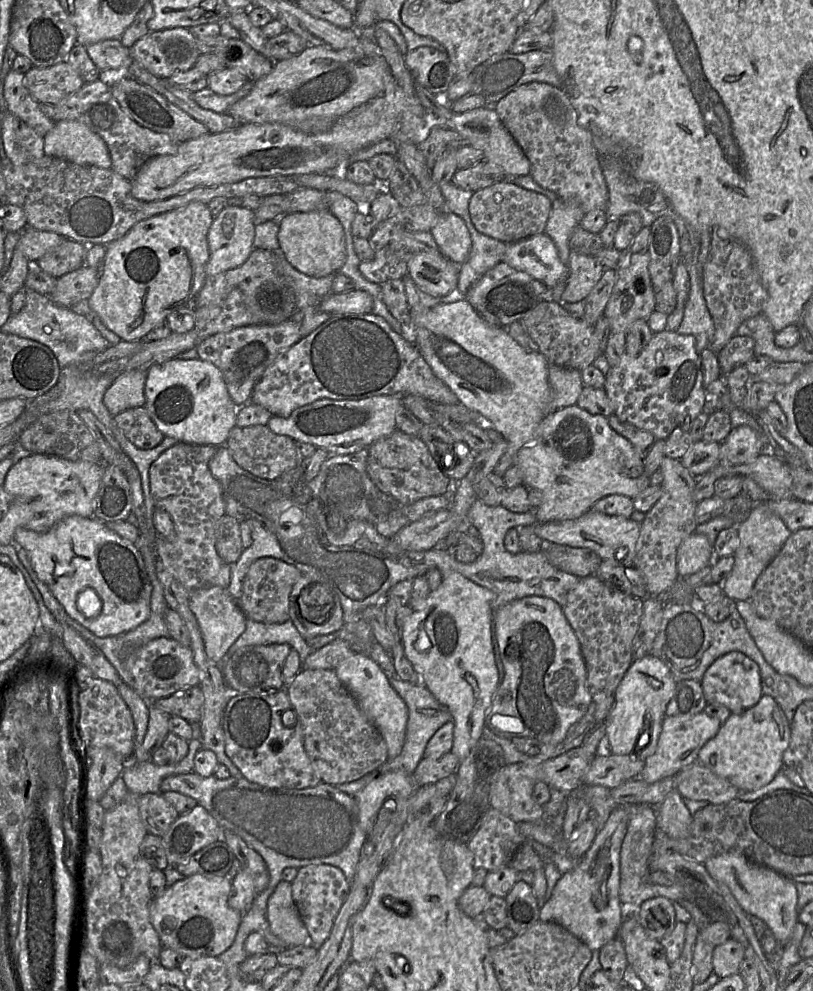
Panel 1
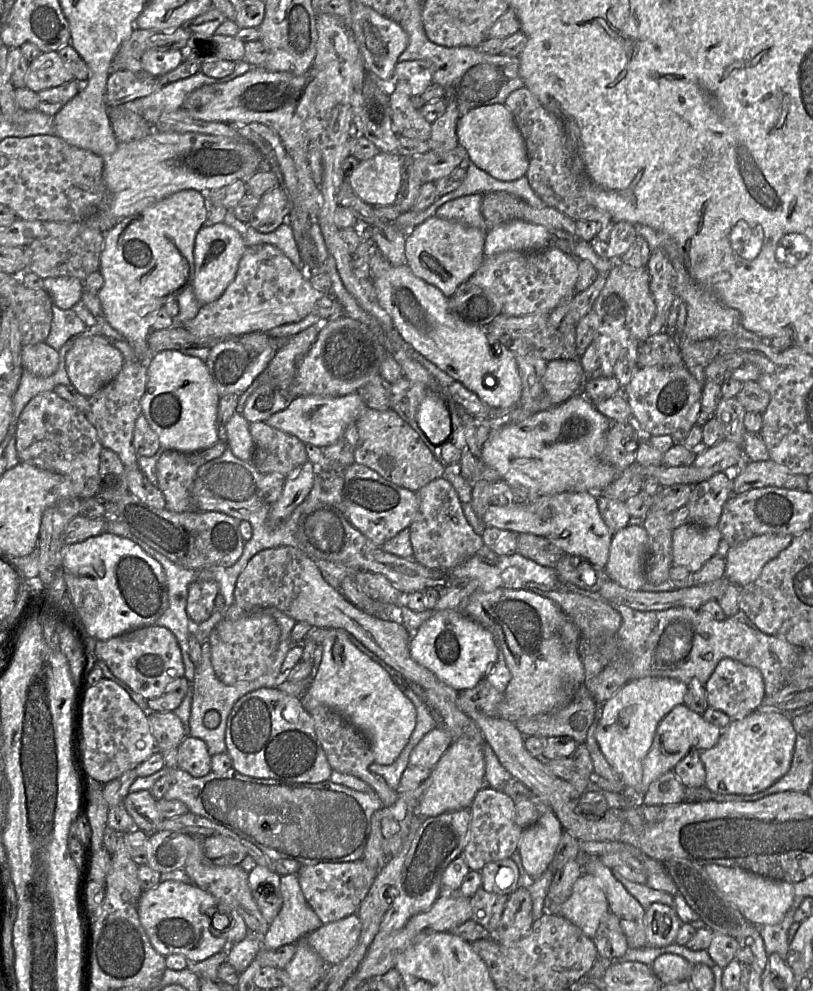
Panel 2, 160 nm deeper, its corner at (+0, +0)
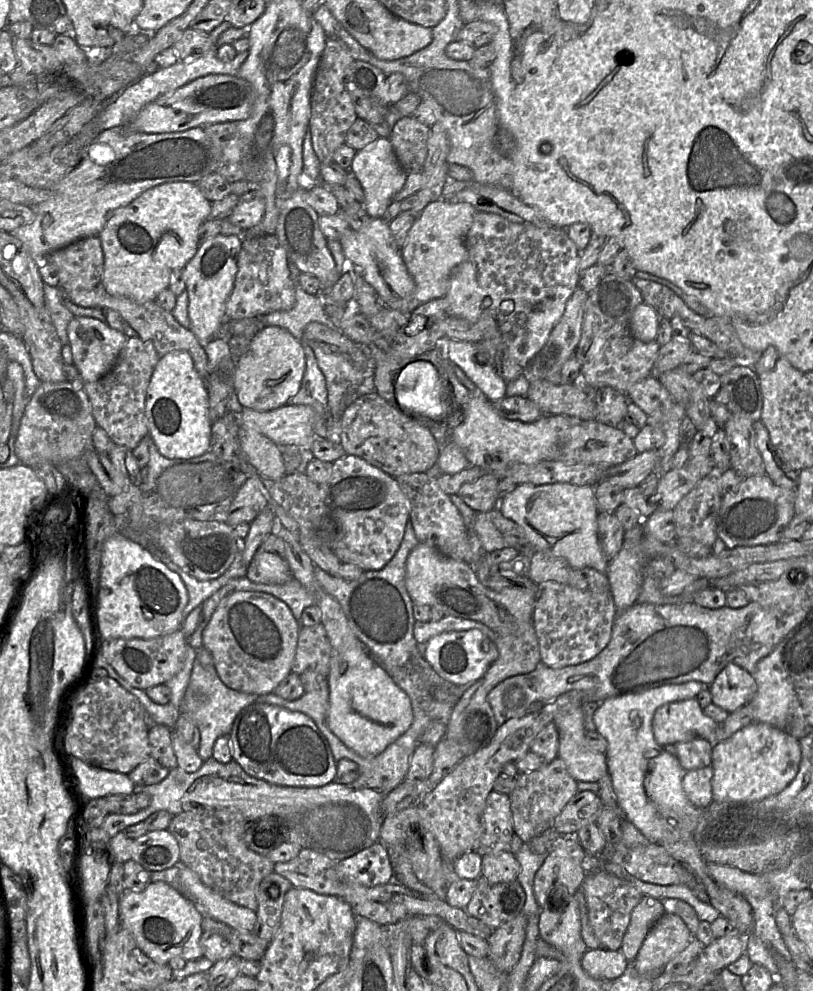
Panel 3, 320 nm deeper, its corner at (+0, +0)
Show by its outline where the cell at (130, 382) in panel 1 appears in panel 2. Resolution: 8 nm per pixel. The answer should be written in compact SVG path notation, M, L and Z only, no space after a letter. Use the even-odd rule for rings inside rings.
M188 189L176 192L142 212L126 217L105 233L100 257L100 272L104 284L99 292L103 317L109 325L121 333L133 349L135 356L148 360L151 351L148 336L153 331L157 312L189 286L195 276L194 246L198 232L208 217L210 205L207 194Z

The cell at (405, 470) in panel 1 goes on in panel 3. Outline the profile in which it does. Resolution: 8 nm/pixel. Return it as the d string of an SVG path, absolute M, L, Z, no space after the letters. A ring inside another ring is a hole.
M375 391L358 397L346 408L339 423L339 442L346 455L358 456L392 477L427 472L441 452L426 422L392 405Z

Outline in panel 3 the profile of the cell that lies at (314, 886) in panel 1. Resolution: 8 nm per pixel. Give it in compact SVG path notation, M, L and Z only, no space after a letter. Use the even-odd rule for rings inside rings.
M380 840L356 855L337 862L335 870L341 880L365 887L385 885L393 878L388 852Z

